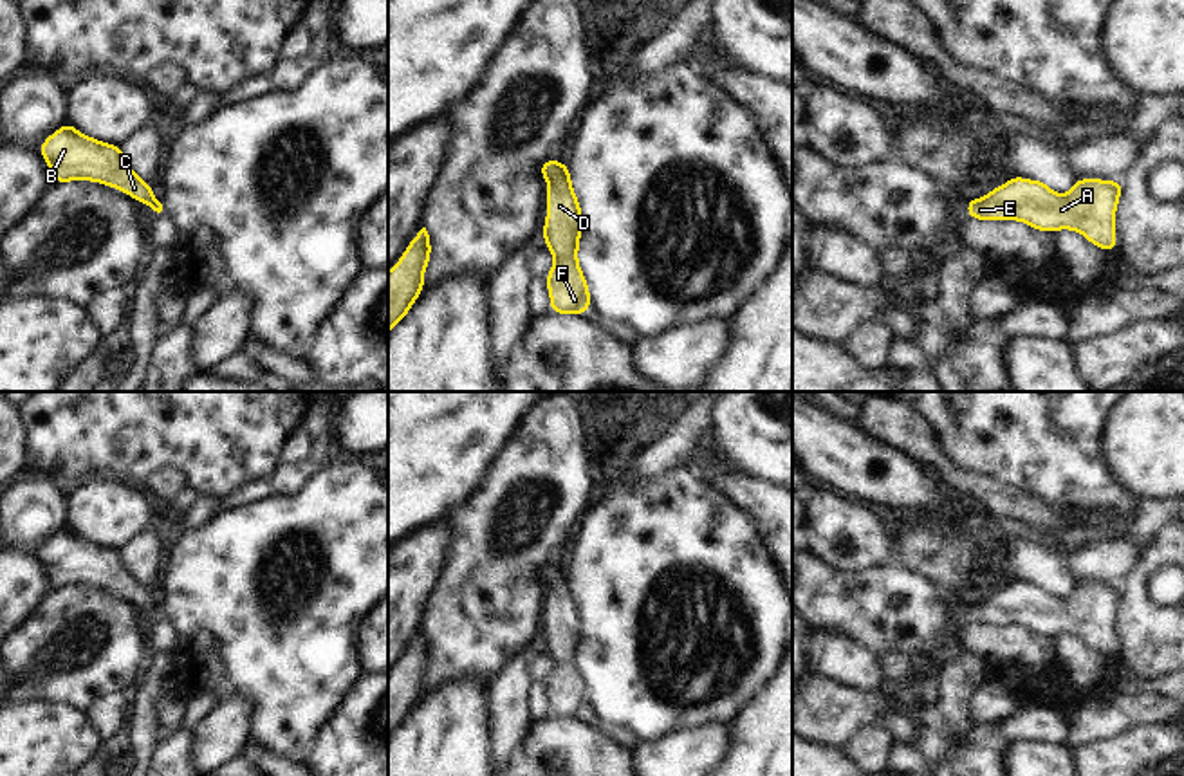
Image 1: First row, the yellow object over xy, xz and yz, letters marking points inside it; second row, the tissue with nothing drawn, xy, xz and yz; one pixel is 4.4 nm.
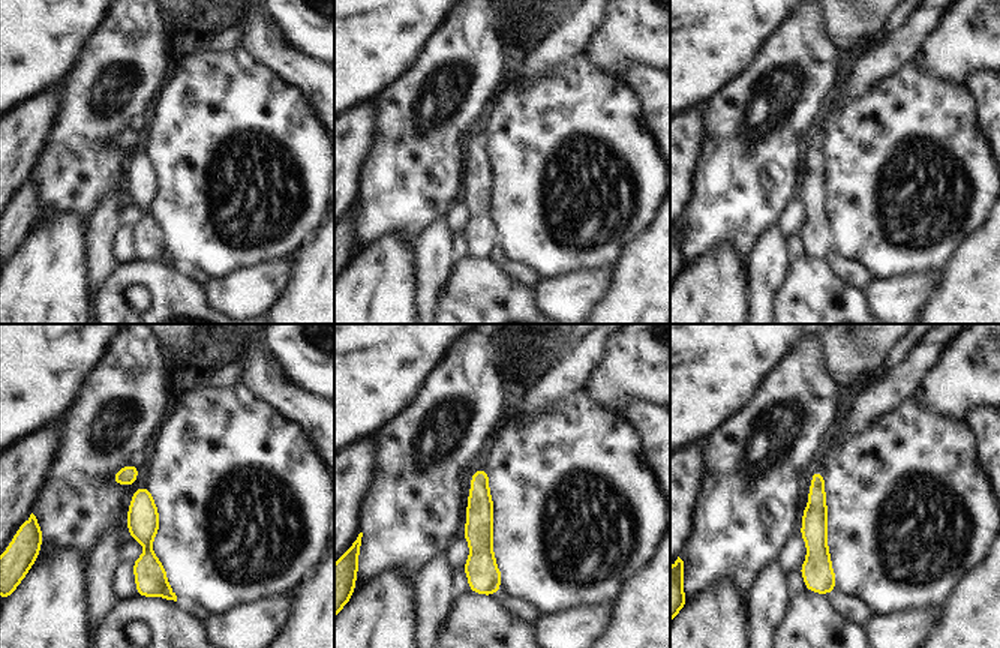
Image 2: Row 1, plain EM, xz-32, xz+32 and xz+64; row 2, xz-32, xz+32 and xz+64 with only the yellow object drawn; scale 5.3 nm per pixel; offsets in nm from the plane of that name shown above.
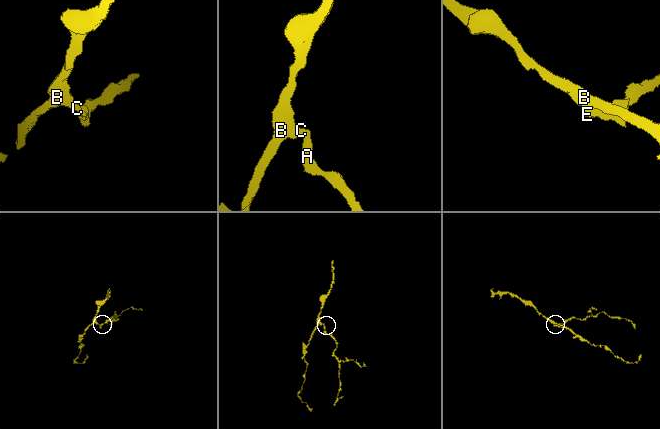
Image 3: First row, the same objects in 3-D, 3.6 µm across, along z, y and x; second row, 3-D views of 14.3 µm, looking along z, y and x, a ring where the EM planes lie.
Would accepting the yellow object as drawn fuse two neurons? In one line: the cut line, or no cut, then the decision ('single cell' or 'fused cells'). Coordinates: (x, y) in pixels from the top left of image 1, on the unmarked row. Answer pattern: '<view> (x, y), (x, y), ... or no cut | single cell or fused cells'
no cut | single cell

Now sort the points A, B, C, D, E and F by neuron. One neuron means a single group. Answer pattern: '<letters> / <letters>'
A B C D E F

